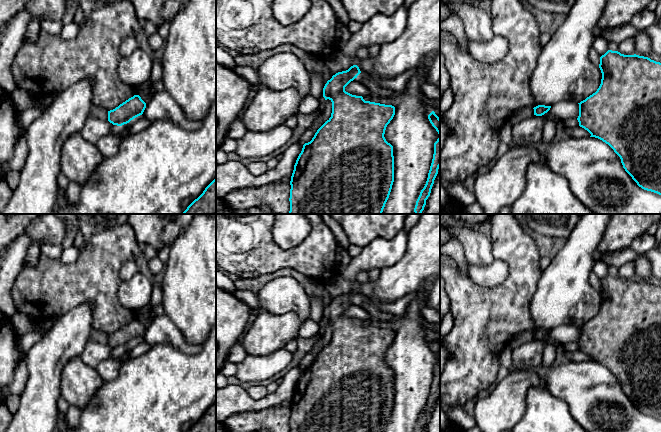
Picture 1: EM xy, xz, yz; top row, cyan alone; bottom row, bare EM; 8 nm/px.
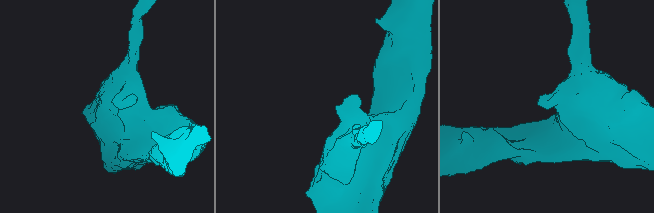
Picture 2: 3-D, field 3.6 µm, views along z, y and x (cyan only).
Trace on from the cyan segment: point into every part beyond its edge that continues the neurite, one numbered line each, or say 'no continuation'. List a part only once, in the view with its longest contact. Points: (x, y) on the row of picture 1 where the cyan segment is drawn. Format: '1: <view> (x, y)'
no continuation

